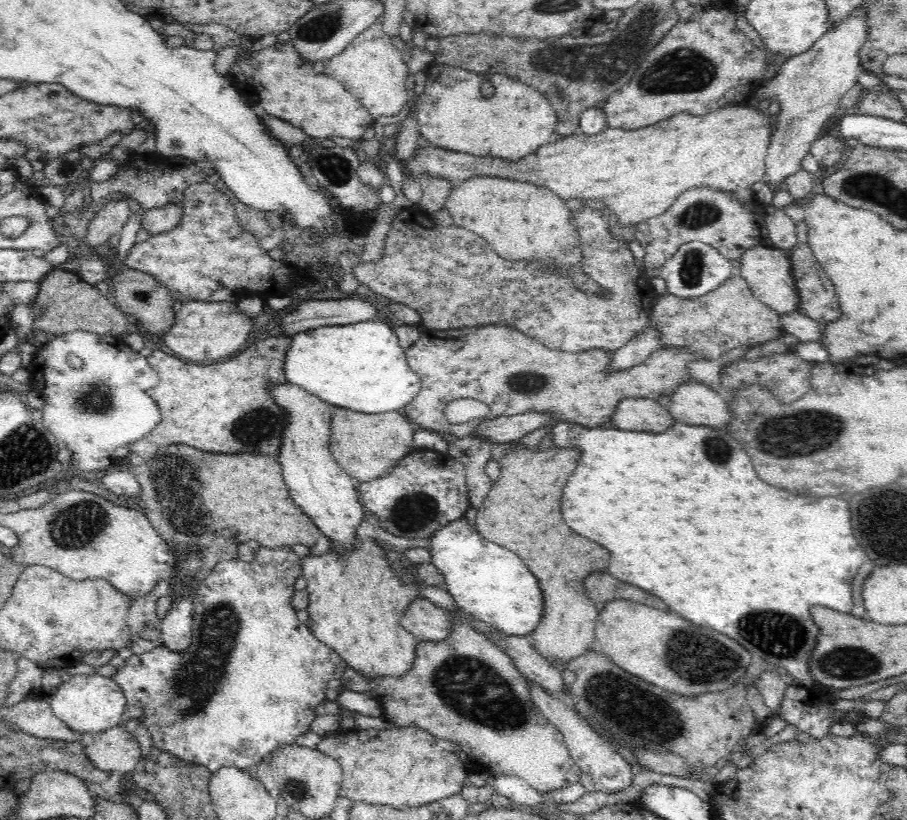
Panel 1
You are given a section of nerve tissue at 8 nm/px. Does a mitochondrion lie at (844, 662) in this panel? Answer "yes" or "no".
yes

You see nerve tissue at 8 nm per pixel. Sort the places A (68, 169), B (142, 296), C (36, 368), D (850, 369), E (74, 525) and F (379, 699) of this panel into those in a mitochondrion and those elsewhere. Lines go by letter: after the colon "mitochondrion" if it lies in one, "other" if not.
A: mitochondrion
B: other
C: other
D: other
E: mitochondrion
F: other

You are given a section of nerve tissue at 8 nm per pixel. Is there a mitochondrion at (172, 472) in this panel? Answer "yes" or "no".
yes

